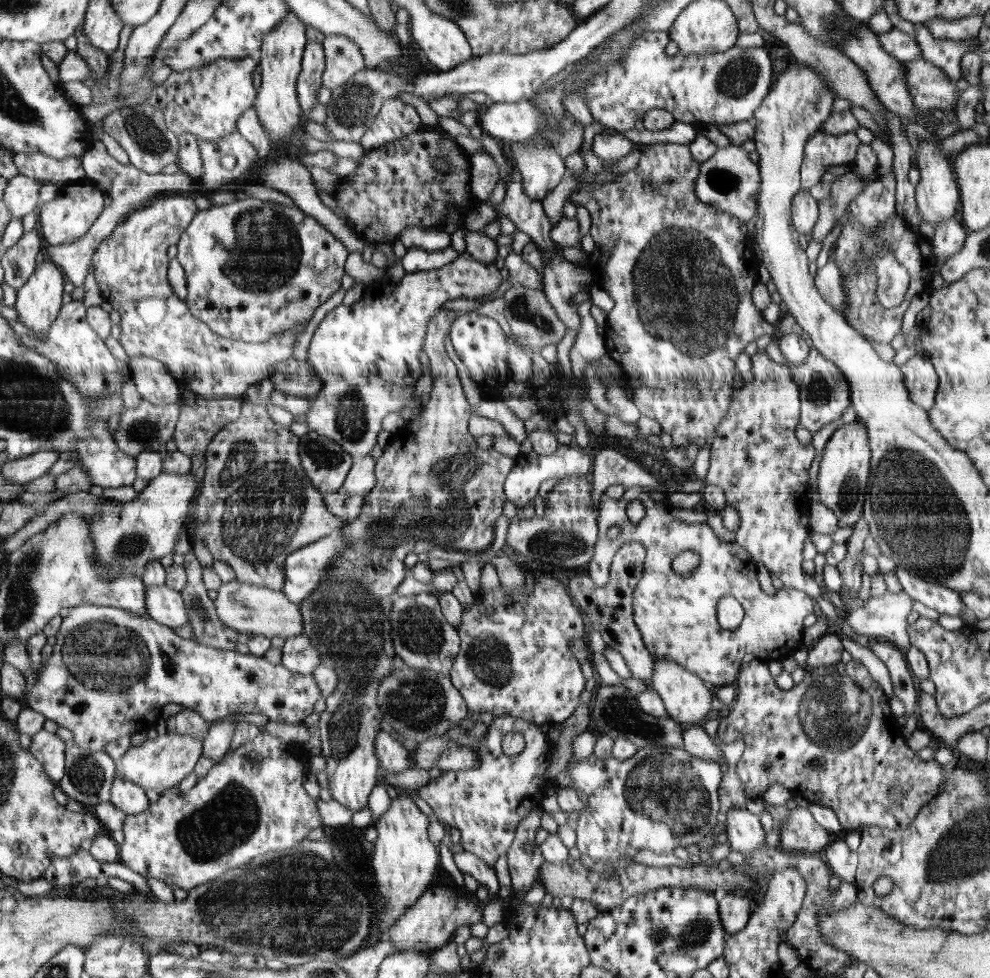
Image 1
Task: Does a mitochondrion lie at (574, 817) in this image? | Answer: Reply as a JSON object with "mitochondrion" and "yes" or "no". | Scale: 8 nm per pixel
{"mitochondrion":"no"}

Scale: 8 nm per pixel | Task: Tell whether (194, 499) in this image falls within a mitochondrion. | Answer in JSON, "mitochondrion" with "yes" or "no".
{"mitochondrion":"no"}

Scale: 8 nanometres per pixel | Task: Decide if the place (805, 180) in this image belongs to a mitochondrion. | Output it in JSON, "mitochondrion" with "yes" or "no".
{"mitochondrion":"no"}

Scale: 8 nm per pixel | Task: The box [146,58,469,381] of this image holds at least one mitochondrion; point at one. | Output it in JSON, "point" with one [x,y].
{"point":[354,104]}

